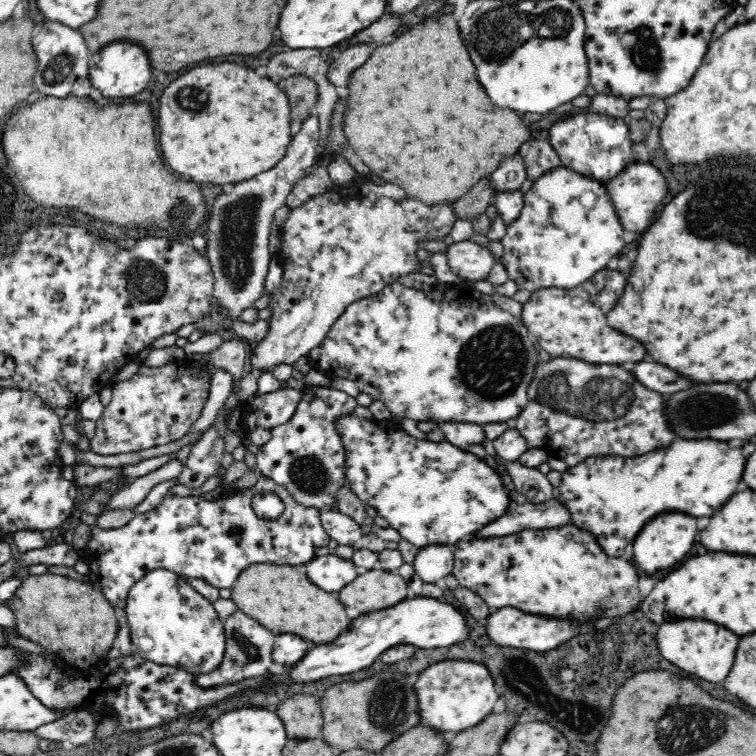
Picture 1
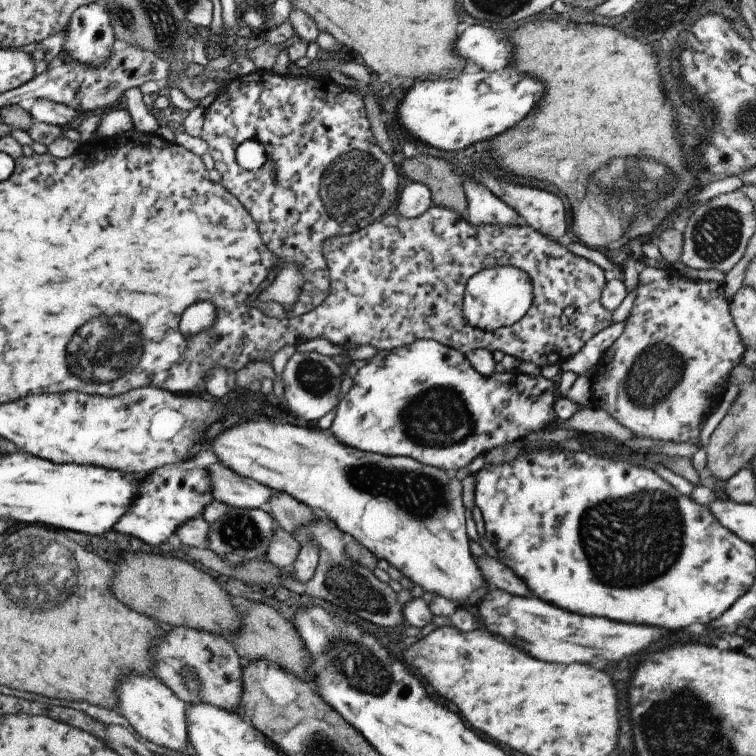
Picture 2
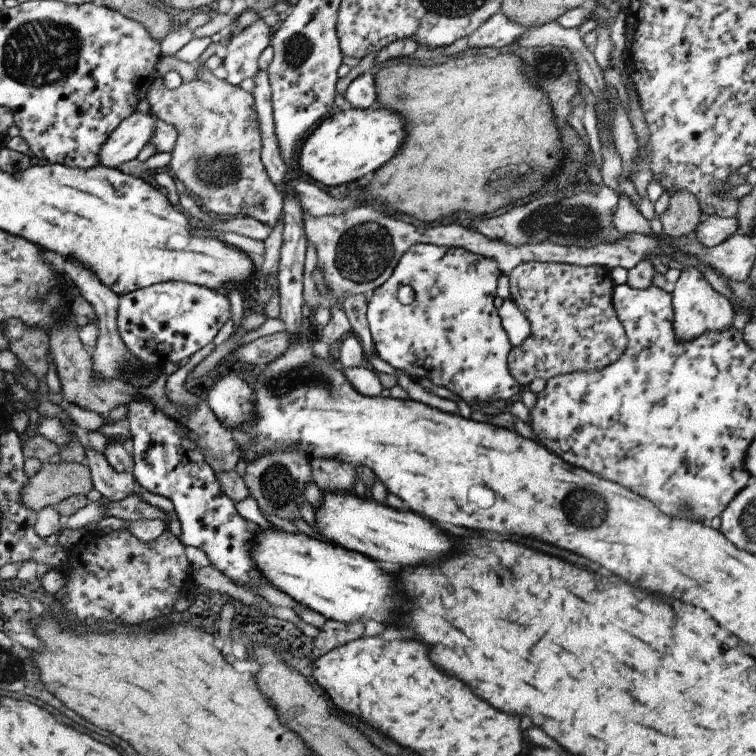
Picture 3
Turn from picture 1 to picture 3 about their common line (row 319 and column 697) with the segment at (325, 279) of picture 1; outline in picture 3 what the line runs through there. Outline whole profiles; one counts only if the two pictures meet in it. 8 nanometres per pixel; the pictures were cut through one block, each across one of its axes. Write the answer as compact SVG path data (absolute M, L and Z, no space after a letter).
M692 266L684 267L671 293L673 307L673 332L680 343L688 343L705 333L721 332L733 326L733 305L706 282L704 276Z

